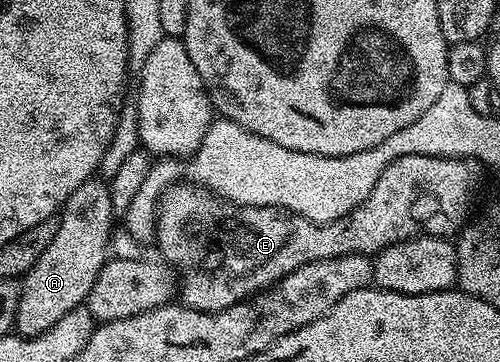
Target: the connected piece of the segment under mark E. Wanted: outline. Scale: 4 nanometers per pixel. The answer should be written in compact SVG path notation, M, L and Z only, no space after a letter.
M398 157L392 165L381 171L381 179L373 183L373 191L369 191L369 199L365 199L365 203L349 211L349 215L336 216L324 225L290 213L288 209L224 203L202 185L171 185L163 191L159 200L159 212L155 214L154 244L159 245L163 252L162 260L177 274L177 293L182 304L202 313L216 313L263 292L305 263L354 253L377 255L385 247L401 243L408 237L450 238L458 234L468 220L467 204L479 185L479 169L480 162L470 157Z

